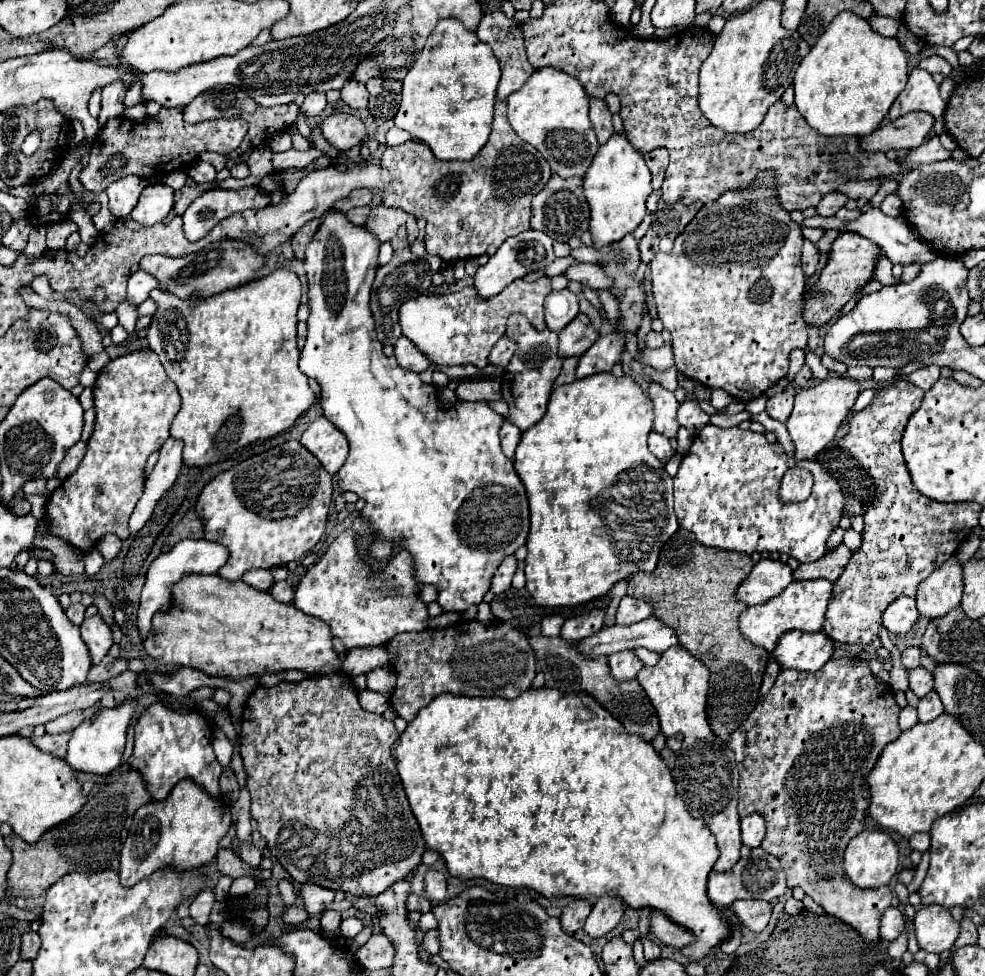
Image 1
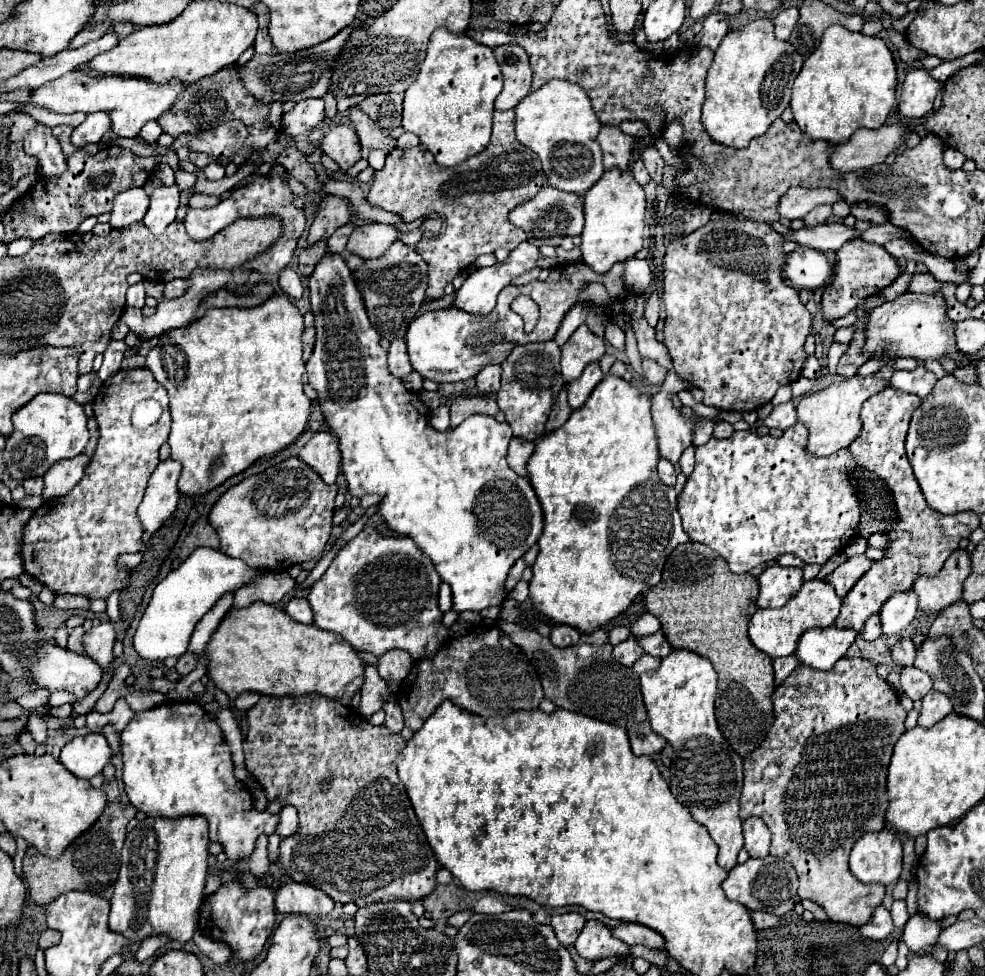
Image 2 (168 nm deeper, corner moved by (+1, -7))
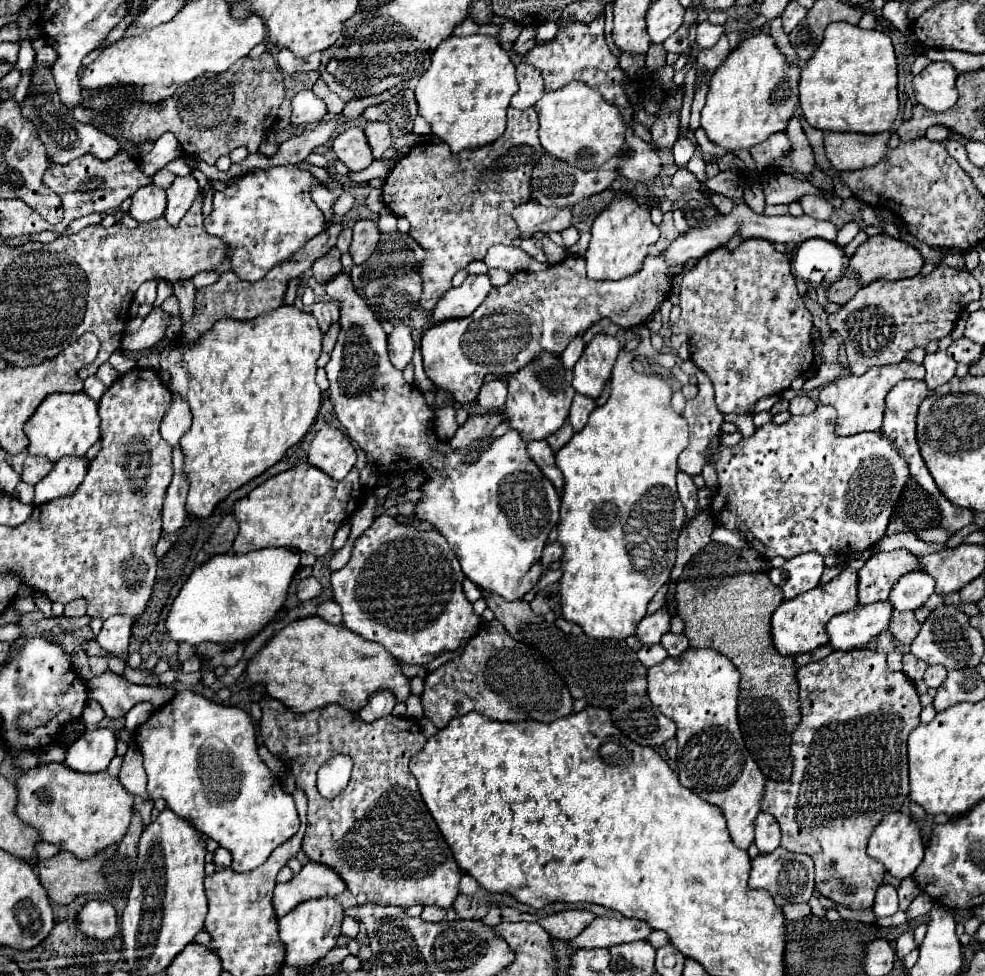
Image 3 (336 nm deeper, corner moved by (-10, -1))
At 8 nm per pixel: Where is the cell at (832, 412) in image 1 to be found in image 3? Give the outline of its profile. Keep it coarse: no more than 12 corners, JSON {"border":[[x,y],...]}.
{"border":[[921,364],[875,366],[821,388],[837,410],[837,434],[877,432],[885,396],[923,380]]}

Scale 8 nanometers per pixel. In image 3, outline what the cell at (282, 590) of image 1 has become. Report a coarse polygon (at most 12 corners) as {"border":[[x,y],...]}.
{"border":[[323,602],[319,616],[329,624],[341,624],[343,612],[337,602]]}

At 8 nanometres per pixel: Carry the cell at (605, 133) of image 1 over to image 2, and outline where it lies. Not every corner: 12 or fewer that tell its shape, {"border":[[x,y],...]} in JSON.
{"border":[[604,124],[598,144],[606,170],[630,166],[632,136]]}

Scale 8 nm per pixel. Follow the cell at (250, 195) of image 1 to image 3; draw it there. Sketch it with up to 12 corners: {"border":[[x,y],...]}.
{"border":[[295,164],[213,196],[205,232],[261,280],[325,230],[321,184]]}

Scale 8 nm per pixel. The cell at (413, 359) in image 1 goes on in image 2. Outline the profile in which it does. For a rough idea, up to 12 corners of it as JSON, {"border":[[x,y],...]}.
{"border":[[394,340],[388,350],[388,370],[406,378],[414,372],[406,342]]}

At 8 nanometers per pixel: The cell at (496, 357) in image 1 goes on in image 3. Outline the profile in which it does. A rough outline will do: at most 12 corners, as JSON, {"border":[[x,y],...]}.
{"border":[[499,380],[483,384],[477,404],[501,412],[507,386]]}

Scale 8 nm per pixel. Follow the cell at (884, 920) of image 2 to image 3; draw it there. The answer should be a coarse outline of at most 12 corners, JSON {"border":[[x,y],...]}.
{"border":[[891,884],[877,888],[875,916],[893,916],[897,906],[897,890]]}

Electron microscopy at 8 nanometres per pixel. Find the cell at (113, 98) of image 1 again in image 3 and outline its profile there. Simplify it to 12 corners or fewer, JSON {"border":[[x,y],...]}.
{"border":[[51,68],[33,72],[21,114],[53,164],[83,154],[109,160],[119,142],[77,122]]}

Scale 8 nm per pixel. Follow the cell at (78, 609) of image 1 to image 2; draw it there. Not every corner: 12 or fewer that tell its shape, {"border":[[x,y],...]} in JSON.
{"border":[[76,626],[68,636],[68,648],[84,654],[84,626]]}

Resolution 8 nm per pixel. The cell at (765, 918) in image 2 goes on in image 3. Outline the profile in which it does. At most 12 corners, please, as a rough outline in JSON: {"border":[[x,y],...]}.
{"border":[[789,904],[783,908],[787,920],[809,916],[809,904]]}

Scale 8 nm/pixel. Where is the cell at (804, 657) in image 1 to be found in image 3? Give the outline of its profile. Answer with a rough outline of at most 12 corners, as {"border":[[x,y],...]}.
{"border":[[891,602],[857,604],[829,620],[835,650],[865,646],[887,630]]}

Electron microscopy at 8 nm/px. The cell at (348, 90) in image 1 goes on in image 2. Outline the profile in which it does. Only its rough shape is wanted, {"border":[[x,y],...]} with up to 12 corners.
{"border":[[348,110],[362,144],[362,158],[372,150],[390,152],[396,140],[360,110]]}

